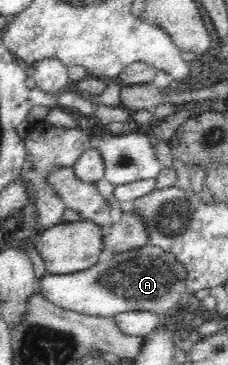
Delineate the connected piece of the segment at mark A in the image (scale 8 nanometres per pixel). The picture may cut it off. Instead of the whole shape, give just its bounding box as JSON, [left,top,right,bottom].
[37,245,190,318]

